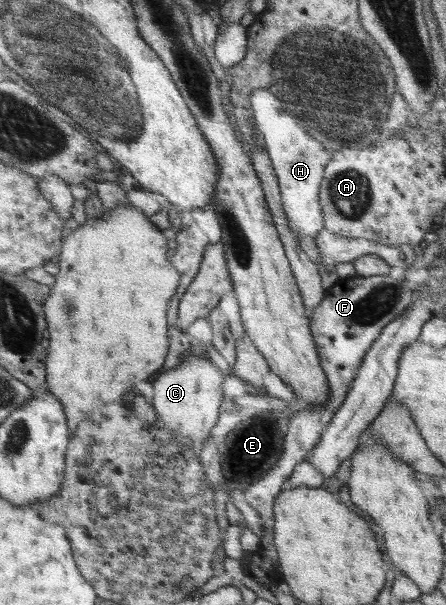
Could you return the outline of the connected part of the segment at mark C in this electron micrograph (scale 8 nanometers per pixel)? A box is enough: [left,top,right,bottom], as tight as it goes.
[151,350,225,450]

